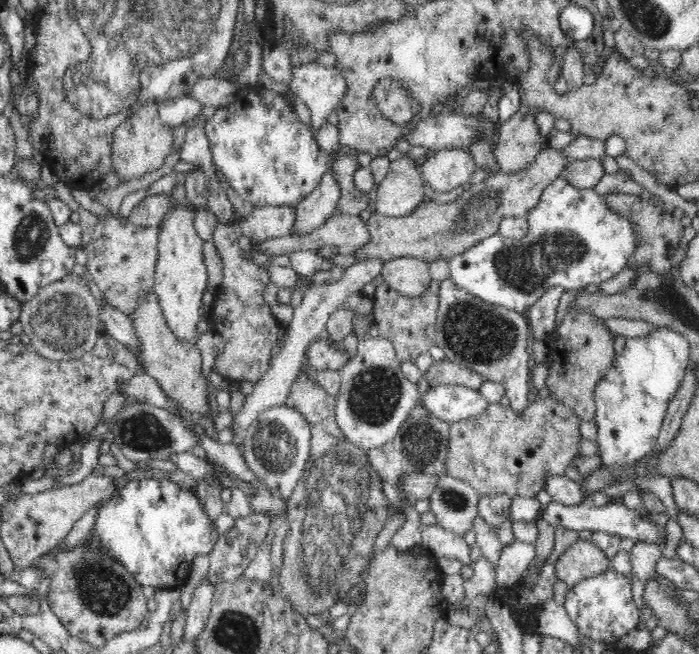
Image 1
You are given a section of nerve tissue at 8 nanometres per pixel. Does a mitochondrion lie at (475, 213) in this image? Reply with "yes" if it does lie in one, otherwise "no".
yes

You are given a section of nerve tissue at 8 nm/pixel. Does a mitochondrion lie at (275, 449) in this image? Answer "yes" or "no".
yes

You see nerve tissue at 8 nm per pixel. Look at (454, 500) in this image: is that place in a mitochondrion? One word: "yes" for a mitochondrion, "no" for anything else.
yes

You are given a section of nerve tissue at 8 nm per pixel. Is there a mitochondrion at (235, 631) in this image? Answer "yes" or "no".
yes

